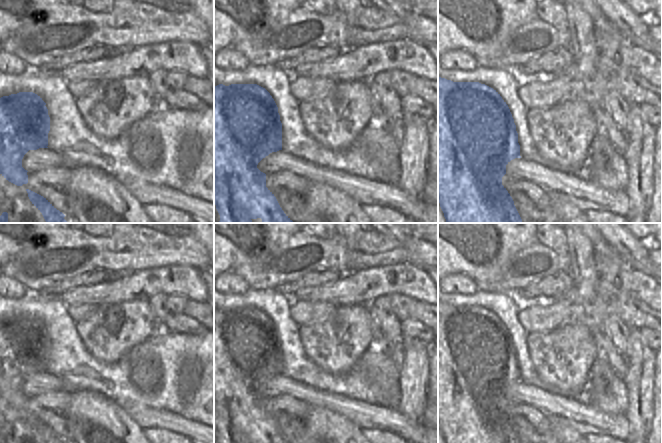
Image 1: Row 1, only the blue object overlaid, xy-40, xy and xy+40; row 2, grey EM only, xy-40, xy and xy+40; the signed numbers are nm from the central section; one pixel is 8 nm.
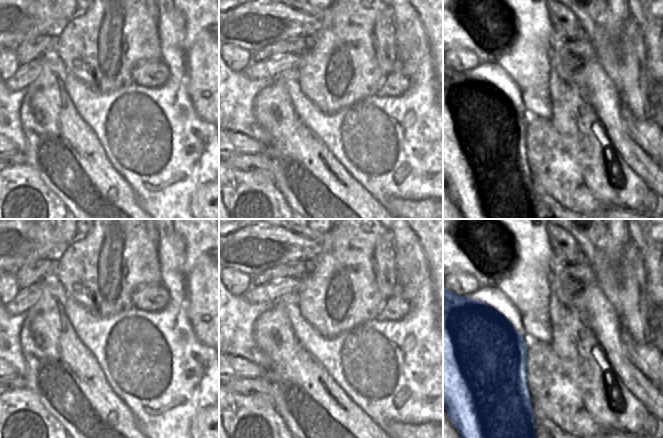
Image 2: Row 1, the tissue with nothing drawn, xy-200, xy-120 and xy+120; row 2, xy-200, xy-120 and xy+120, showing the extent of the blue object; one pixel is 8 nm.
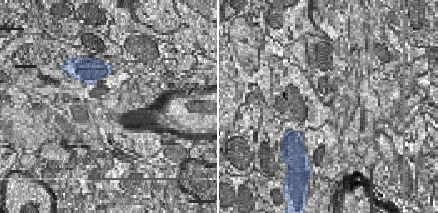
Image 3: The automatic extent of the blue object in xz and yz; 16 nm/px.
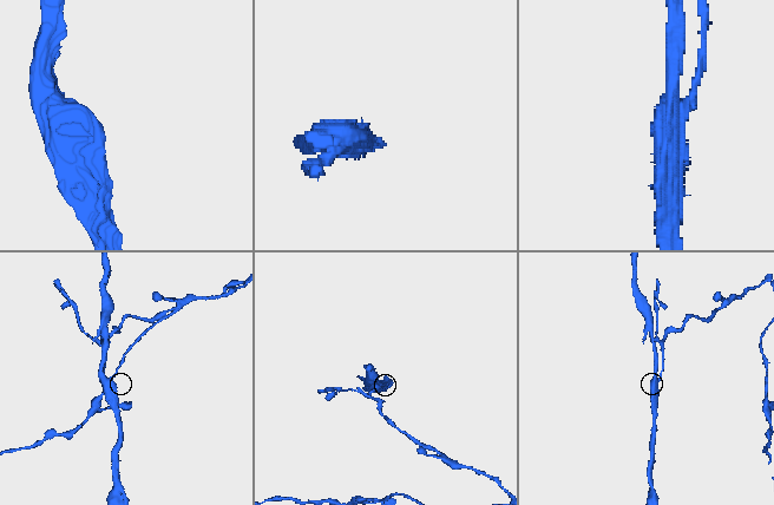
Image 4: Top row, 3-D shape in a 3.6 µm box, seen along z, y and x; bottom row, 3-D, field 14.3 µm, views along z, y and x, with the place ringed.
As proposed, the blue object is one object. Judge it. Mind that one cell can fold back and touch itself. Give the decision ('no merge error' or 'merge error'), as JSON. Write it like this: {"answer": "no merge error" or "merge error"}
{"answer": "merge error"}

